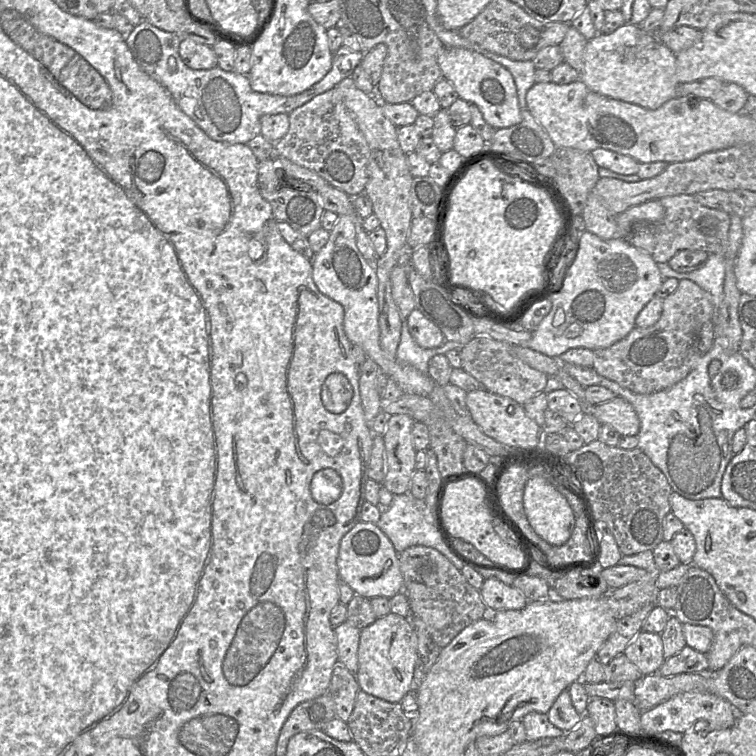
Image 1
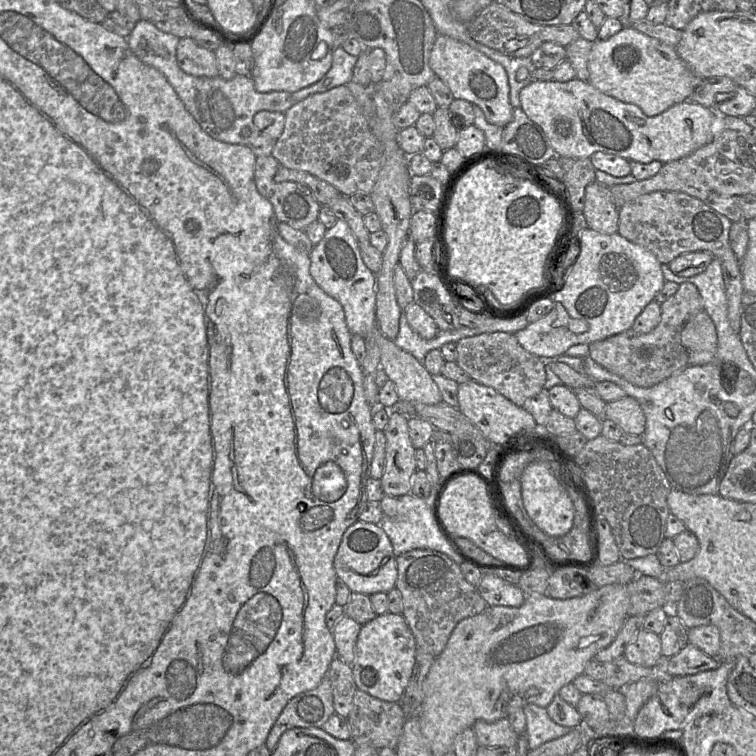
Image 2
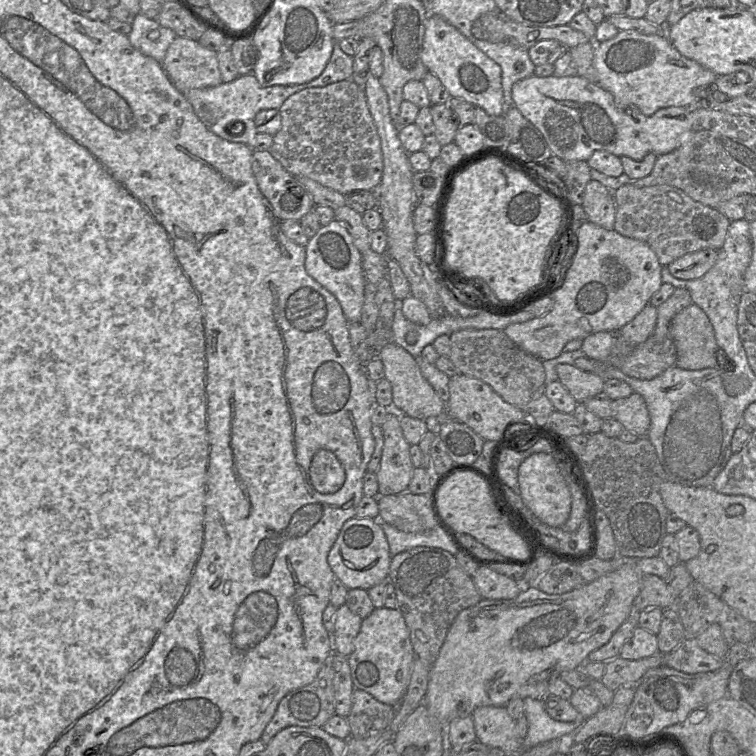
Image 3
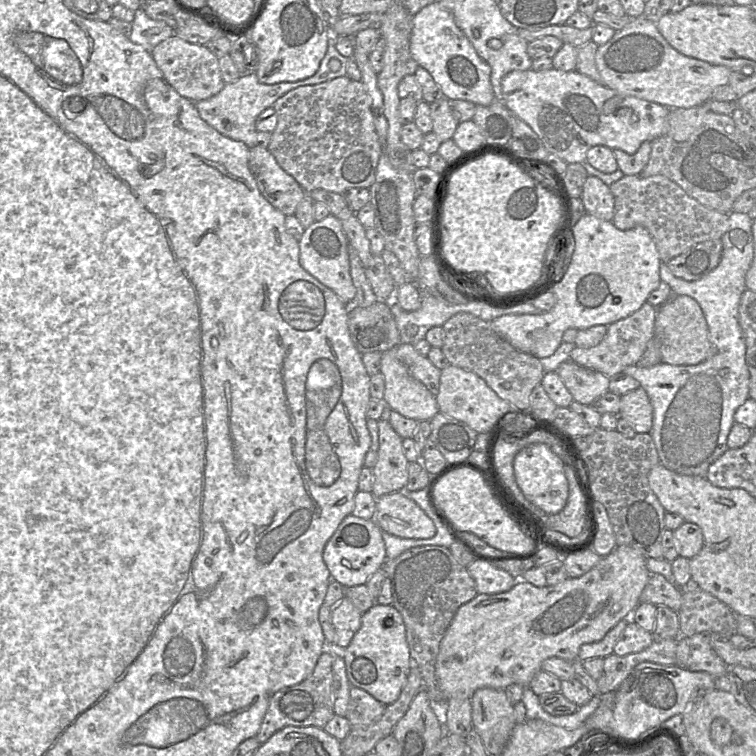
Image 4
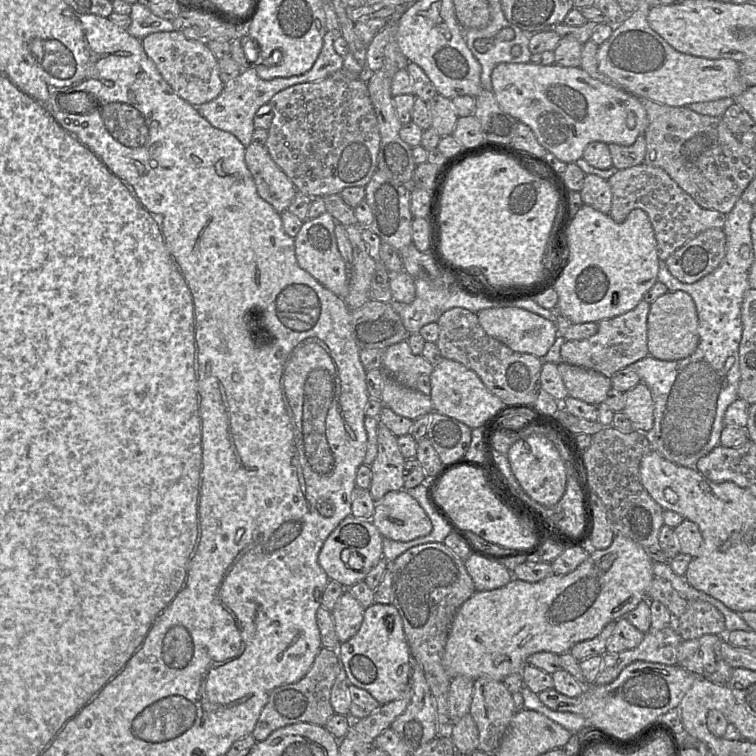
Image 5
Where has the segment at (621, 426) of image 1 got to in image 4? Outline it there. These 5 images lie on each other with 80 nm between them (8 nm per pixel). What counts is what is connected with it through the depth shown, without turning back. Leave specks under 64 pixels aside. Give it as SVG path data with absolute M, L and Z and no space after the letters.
M641 386L621 396L618 417L625 419L636 433L650 433L653 426L653 407Z

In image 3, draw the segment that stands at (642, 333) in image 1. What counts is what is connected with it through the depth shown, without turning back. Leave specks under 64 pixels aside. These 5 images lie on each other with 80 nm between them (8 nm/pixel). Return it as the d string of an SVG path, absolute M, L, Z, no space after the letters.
M676 288L671 296L657 307L657 321L652 334L641 344L633 346L627 344L620 336L619 331L600 331L585 337L581 350L587 357L613 366L624 374L642 380L653 379L666 369L676 365L677 353L670 333L670 324L673 317L685 307L693 303L689 291L685 288Z

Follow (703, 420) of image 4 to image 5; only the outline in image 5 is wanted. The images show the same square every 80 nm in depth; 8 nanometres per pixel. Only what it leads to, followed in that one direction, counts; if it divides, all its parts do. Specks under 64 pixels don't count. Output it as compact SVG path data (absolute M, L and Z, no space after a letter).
M738 199L732 210L726 215L723 231L726 238L726 253L721 264L710 274L698 281L688 284L680 282L671 275L664 261L659 259L657 281L665 284L668 291L688 293L695 302L698 315L699 343L696 350L688 357L665 361L648 355L630 364L626 368L634 371L645 383L654 401L654 426L647 433L652 450L665 459L689 468L696 468L697 461L720 444L724 425L724 415L728 406L739 398L738 384L740 379L739 345L742 337L742 303L747 291L749 270L754 261L750 223L754 217L753 206Z

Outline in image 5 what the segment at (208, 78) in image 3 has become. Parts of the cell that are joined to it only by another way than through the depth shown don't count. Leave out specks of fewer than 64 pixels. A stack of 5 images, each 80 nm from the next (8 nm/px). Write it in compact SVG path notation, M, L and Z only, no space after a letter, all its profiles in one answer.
M176 30L151 33L141 43L164 80L189 104L200 106L212 101L222 92L225 84L219 76L218 59L206 44L189 39Z

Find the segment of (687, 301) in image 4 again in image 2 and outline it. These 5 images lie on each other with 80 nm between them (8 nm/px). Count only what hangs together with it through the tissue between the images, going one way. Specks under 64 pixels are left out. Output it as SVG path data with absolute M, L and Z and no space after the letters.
M705 310L692 316L683 326L681 342L688 354L691 366L710 363L716 356L717 332Z

